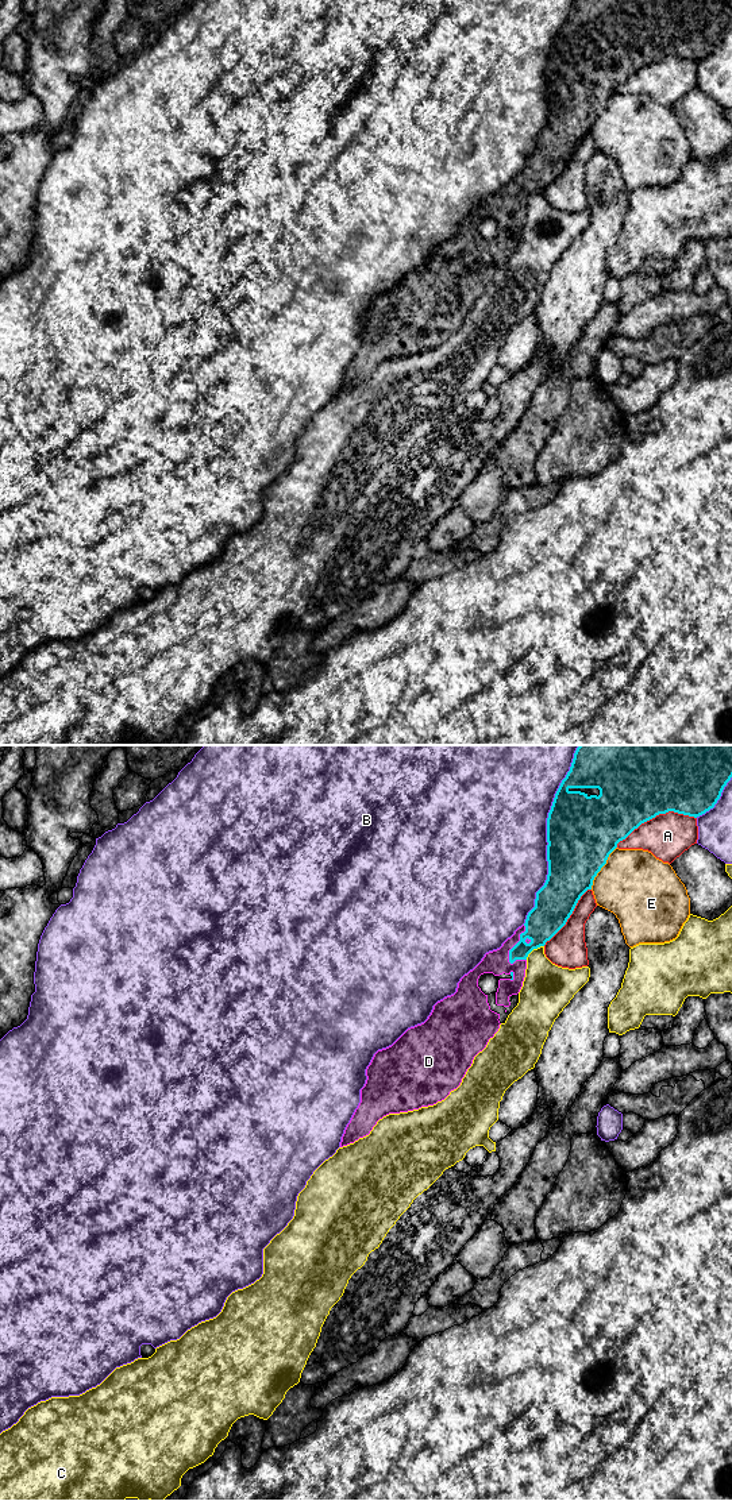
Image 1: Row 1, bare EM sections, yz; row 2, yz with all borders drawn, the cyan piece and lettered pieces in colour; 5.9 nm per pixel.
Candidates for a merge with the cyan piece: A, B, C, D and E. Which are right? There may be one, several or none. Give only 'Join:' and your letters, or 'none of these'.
Join: D

